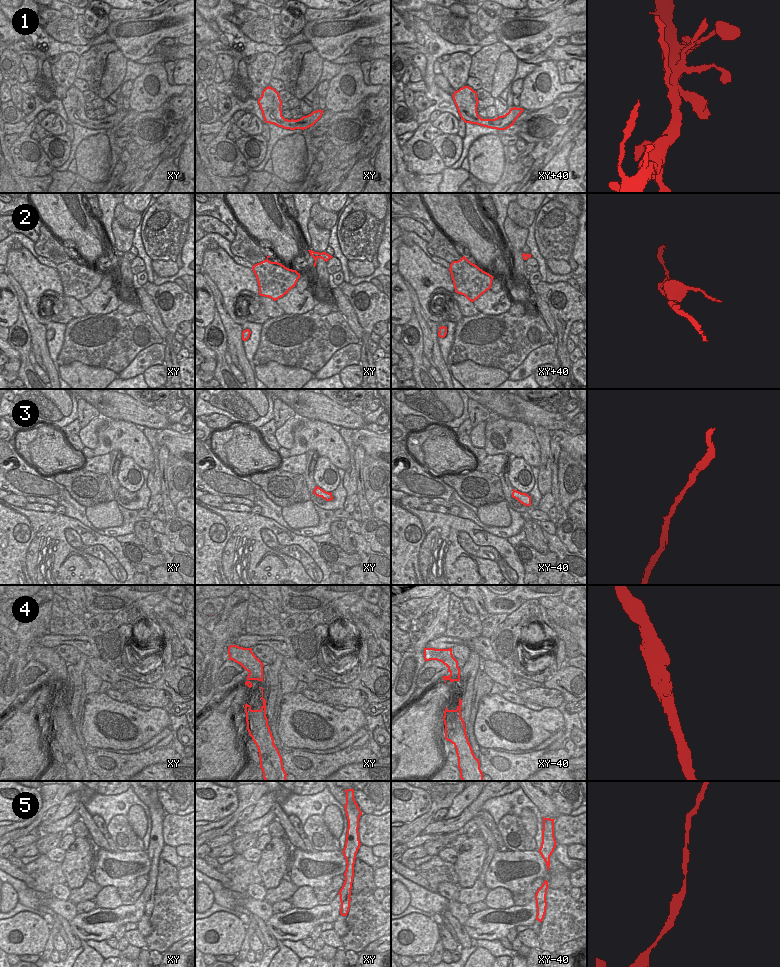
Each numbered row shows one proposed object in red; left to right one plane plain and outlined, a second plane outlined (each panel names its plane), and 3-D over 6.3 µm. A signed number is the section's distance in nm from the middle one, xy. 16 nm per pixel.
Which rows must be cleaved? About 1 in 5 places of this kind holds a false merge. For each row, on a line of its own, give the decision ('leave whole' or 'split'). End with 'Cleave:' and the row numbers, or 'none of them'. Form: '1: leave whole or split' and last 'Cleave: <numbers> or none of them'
1: leave whole
2: split
3: leave whole
4: leave whole
5: leave whole
Cleave: 2

